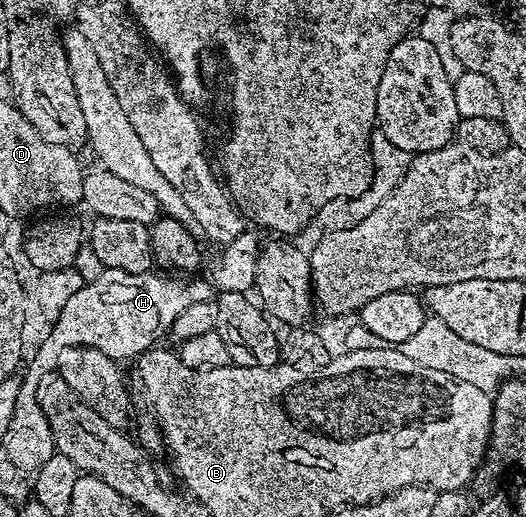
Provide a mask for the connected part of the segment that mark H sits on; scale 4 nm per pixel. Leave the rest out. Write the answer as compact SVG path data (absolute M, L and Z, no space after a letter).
M102 269L100 276L86 282L67 304L63 312L52 319L53 331L45 338L45 343L37 350L33 362L43 373L52 375L57 366L57 357L64 350L70 352L78 348L98 350L103 356L114 360L136 359L146 350L154 349L160 338L168 335L175 316L183 308L191 308L193 302L206 301L210 296L205 282L185 283L181 278L164 278L158 272L132 274L122 270Z

